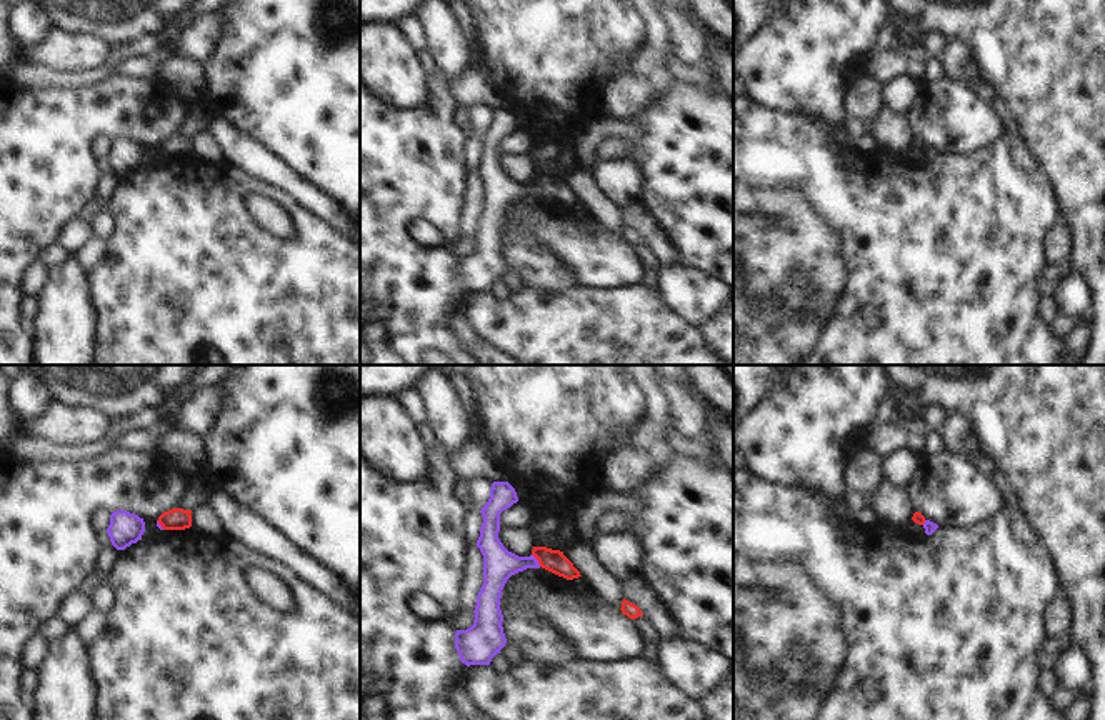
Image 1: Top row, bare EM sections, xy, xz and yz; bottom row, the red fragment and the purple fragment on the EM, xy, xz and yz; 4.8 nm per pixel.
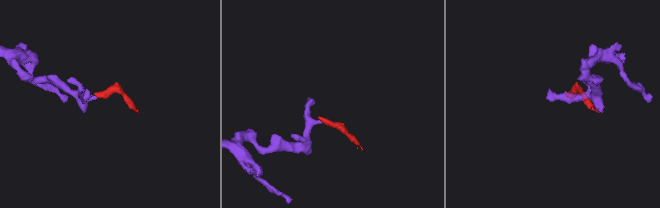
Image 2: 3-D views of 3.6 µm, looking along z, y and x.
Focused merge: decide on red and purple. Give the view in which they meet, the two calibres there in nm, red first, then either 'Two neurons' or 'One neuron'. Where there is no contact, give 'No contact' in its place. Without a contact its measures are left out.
Touches red in xz. Thickness 110 nm (red) against 160 nm. One neuron

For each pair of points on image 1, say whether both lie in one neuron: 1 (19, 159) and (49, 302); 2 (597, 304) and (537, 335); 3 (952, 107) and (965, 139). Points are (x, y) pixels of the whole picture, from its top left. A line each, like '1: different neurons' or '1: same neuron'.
1: different neurons
2: same neuron
3: same neuron

